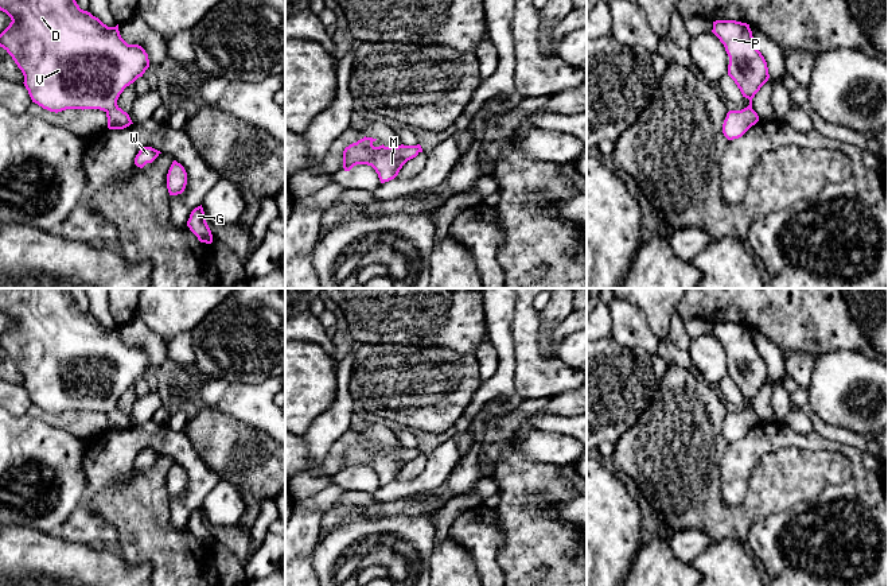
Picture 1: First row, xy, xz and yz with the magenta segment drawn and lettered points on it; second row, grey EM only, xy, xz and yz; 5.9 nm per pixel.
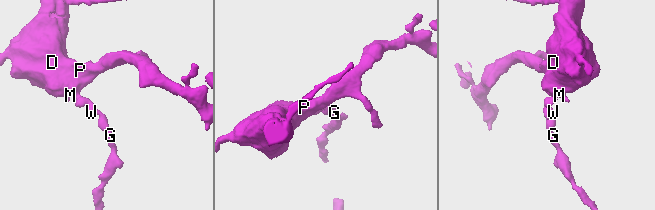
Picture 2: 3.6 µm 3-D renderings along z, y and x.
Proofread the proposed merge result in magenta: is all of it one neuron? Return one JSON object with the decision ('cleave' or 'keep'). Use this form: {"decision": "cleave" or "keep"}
{"decision": "keep"}

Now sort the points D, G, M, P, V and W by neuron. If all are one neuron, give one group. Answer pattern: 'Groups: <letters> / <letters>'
Groups: D G M P V W

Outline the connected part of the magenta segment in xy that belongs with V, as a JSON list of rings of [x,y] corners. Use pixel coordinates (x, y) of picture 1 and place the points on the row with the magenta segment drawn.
[[[0,0],[0,11],[11,18],[9,26],[0,34],[3,47],[24,75],[24,86],[32,102],[50,112],[66,109],[100,109],[106,113],[109,129],[124,129],[132,123],[117,100],[126,86],[143,77],[149,67],[145,50],[128,44],[120,35],[118,24],[108,27],[90,12],[79,8],[75,0]]]

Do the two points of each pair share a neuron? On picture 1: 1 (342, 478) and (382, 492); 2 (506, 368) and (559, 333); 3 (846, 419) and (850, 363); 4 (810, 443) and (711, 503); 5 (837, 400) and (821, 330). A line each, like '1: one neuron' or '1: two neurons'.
1: two neurons
2: two neurons
3: one neuron
4: two neurons
5: two neurons

